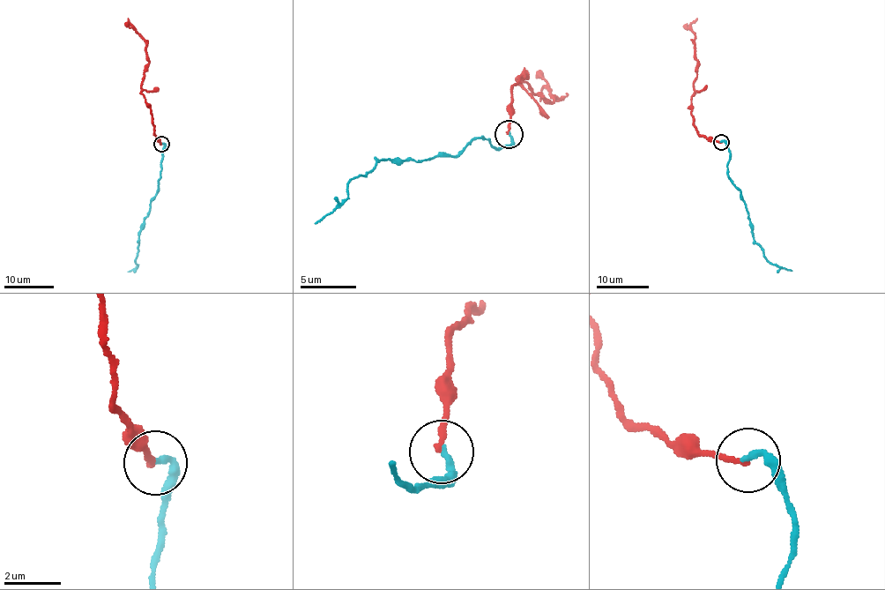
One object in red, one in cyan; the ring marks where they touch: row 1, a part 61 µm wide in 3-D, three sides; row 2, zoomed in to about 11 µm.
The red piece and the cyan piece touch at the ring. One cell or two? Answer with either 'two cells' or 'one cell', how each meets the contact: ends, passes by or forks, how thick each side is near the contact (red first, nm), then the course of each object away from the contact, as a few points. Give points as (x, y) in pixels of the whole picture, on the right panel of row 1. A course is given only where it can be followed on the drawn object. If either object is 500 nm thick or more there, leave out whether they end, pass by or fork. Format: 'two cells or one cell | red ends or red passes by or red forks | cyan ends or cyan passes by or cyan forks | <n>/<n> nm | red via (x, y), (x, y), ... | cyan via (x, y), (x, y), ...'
one cell | red ends | cyan ends | 190/220 nm | red via (721, 141), (708, 140), (701, 136), (692, 115), (698, 62), (695, 36), (690, 24), (696, 18) | cyan via (721, 141), (725, 142), (730, 153), (728, 176), (740, 191), (750, 219), (753, 241), (769, 262), (792, 271)

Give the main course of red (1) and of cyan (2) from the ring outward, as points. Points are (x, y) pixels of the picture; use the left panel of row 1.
1: (161, 144), (155, 135), (151, 106), (141, 92), (145, 66), (149, 63), (146, 41), (127, 18)
2: (161, 144), (164, 145), (160, 178), (139, 239), (135, 261), (137, 266), (127, 272)

